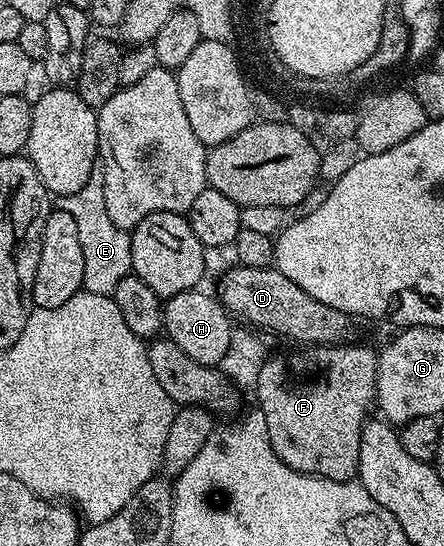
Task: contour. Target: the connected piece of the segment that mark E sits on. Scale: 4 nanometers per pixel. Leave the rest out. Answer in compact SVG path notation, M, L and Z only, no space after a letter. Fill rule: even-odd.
M97 161L93 165L92 174L81 190L71 196L58 197L55 203L58 208L69 211L69 215L76 220L77 239L80 240L84 256L82 290L89 294L112 296L121 279L132 272L132 247L130 234L117 228L106 210L102 162Z

